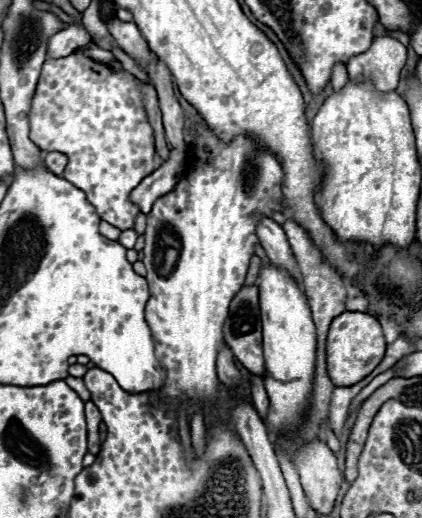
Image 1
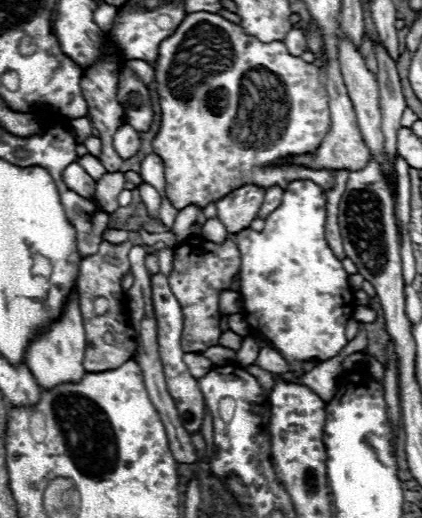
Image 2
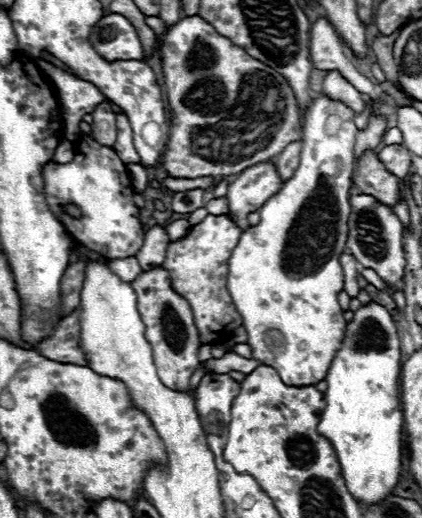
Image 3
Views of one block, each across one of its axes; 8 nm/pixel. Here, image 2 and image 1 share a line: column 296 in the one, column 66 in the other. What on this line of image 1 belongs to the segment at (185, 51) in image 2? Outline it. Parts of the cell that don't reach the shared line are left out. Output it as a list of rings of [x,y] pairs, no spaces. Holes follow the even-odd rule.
[[[82,54],[46,60],[30,108],[30,140],[46,152],[62,152],[68,156],[68,172],[64,172],[62,178],[84,190],[86,200],[96,208],[100,220],[120,230],[134,226],[134,218],[140,214],[140,210],[128,200],[128,196],[136,184],[140,184],[162,164],[154,150],[152,126],[148,124],[140,88],[134,76],[126,72],[114,72],[106,64]]]

